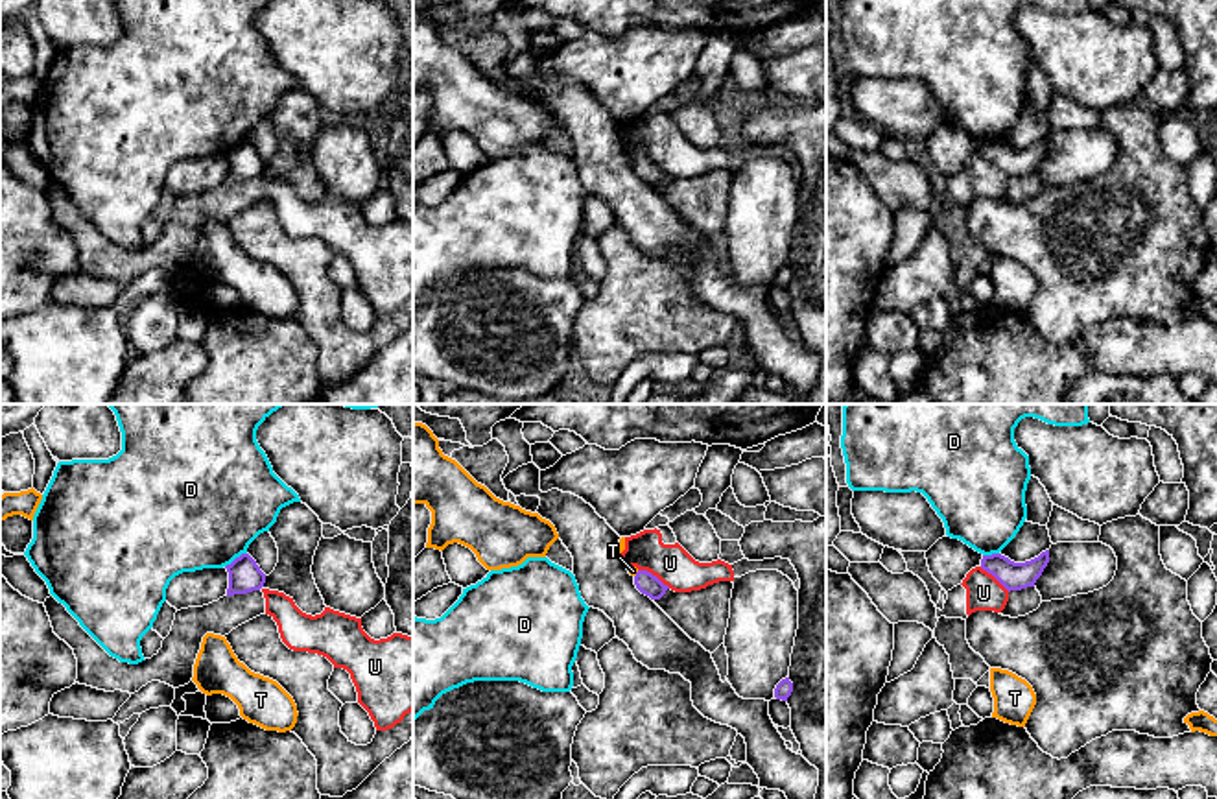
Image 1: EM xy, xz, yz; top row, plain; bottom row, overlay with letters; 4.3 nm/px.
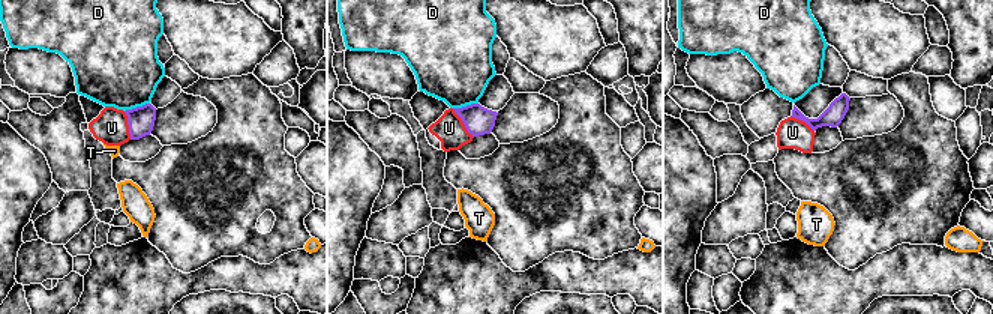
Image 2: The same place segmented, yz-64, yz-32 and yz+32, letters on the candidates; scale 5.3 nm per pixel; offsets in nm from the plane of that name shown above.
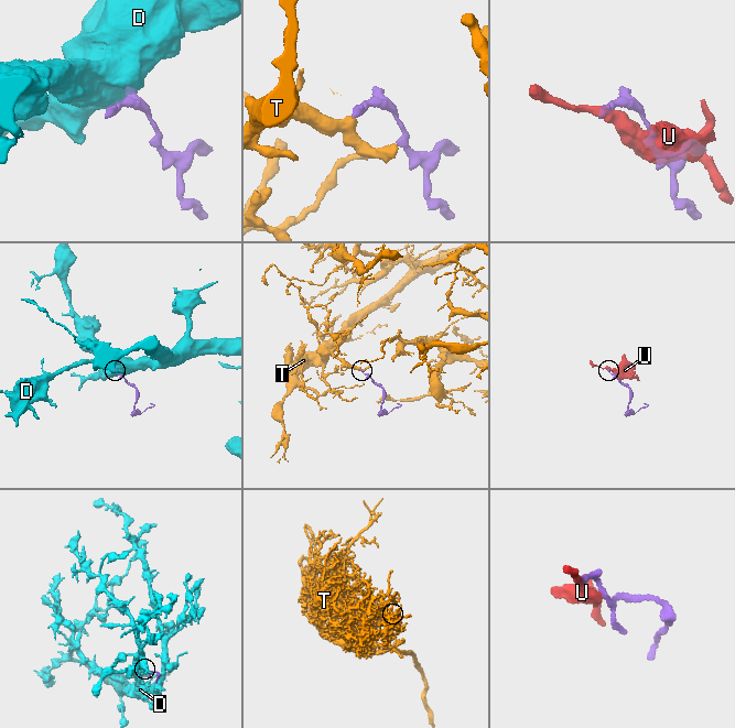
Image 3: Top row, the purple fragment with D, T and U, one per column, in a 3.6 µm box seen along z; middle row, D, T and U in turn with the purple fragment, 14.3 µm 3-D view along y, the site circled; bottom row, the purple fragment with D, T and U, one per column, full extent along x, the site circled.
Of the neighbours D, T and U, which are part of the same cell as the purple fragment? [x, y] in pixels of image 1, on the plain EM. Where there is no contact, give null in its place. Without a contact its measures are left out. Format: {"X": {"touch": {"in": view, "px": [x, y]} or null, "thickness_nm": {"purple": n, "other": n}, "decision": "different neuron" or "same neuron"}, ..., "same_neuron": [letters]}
{"D": {"touch": {"in": "xy", "px": [236, 144]}, "thickness_nm": {"purple": 140, "other": 500}, "decision": "different neuron"}, "T": {"touch": {"in": "xz", "px": [637, 161]}, "thickness_nm": {"purple": 90, "other": 40}, "decision": "same neuron"}, "U": {"touch": {"in": "xz", "px": [655, 163]}, "thickness_nm": {"purple": 90, "other": 170}, "decision": "different neuron"}, "same_neuron": ["T"]}

